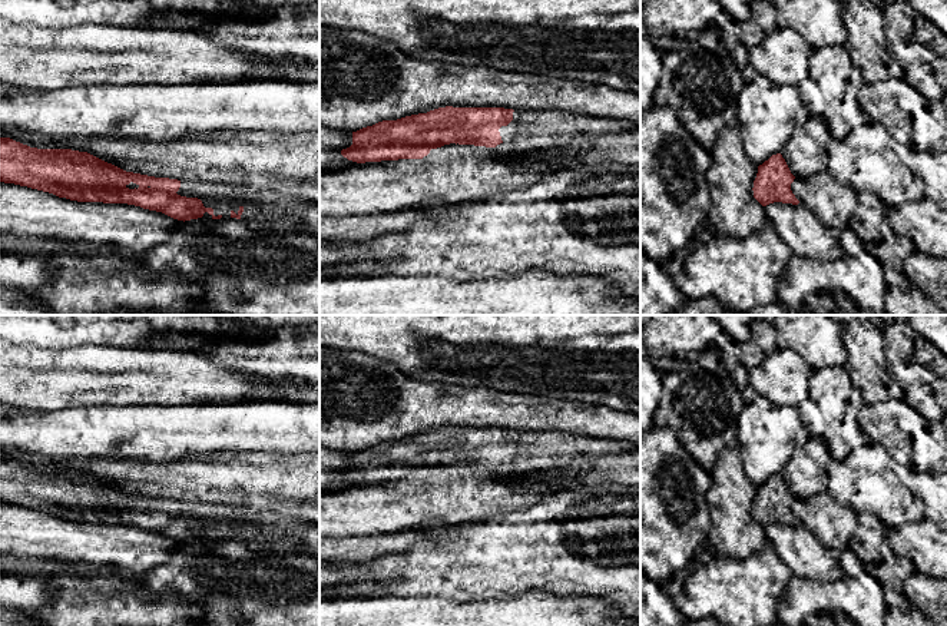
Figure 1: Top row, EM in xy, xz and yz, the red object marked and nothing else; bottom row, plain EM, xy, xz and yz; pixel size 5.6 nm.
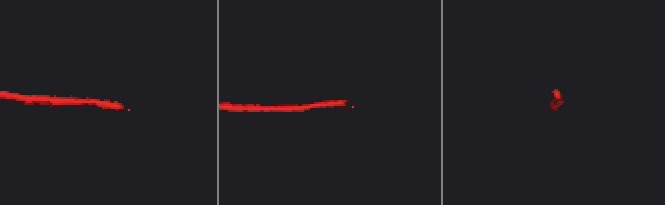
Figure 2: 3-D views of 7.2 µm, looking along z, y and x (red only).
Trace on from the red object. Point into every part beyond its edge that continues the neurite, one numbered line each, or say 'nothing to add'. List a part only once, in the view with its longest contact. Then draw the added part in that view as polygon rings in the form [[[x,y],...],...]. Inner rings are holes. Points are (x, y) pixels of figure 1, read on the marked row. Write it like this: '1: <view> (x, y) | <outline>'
1: xy (222, 206) | [[[215,198],[212,201],[202,201],[205,208],[212,208],[213,215],[221,215],[221,219],[229,219],[231,212],[234,211],[238,215],[239,208],[244,208],[244,212],[241,215],[241,219],[248,222],[254,218],[262,218],[264,213],[261,212],[259,206],[255,203],[251,203],[242,198]]]

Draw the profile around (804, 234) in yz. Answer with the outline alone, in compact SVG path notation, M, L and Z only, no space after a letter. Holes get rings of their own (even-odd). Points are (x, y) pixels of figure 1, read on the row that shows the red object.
M774 202L764 208L771 226L792 255L824 262L844 255L838 238L830 233L831 226L821 222L804 205Z

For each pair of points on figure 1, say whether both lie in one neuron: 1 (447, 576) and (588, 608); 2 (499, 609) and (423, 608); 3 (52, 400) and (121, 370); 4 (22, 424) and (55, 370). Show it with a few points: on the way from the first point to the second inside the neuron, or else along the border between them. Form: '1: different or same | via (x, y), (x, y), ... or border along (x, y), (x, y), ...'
1: different | border along (559, 596), (526, 592), (510, 598), (493, 599)
2: same | via (480, 610), (441, 610)
3: same | via (69, 383), (75, 377), (103, 376)
4: different | border along (22, 408), (65, 410)

